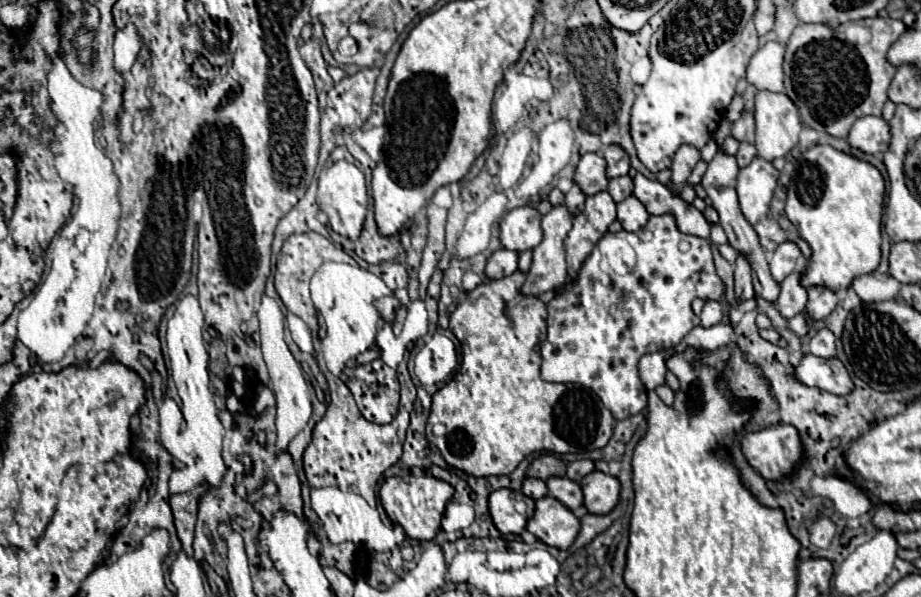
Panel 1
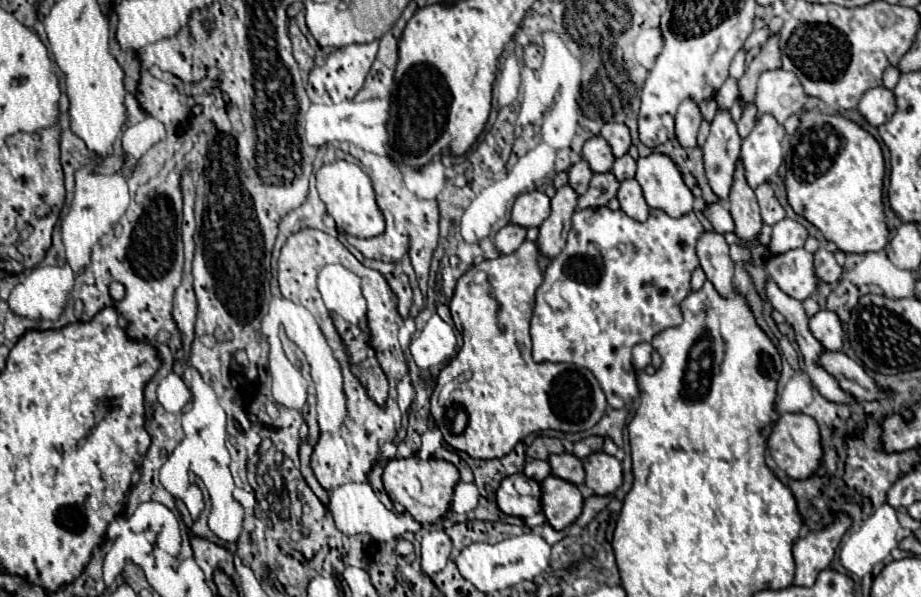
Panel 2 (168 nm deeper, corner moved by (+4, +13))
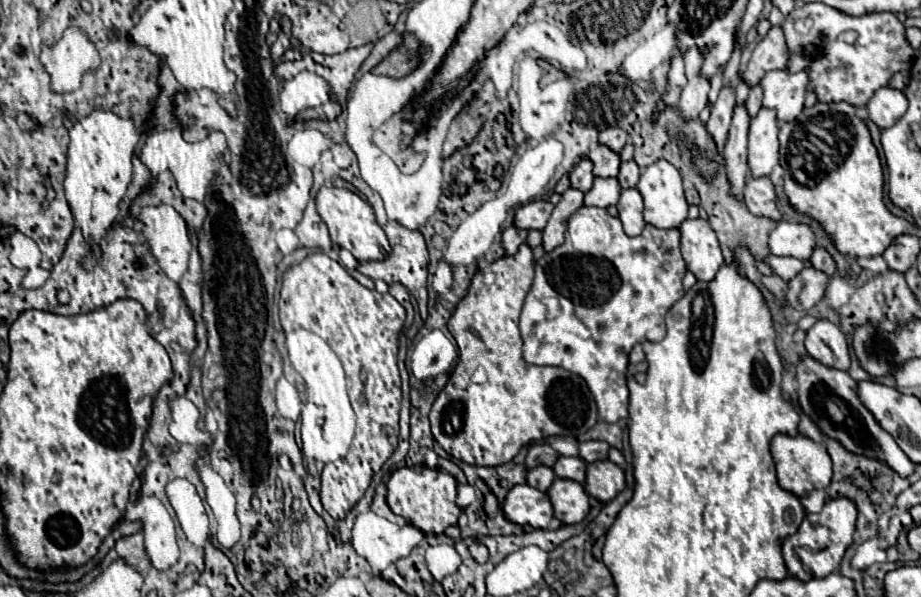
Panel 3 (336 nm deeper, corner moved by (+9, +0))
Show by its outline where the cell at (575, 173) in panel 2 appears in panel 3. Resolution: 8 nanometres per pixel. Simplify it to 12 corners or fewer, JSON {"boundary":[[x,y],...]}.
{"boundary":[[587,157],[569,173],[571,187],[589,191],[593,185],[593,163]]}

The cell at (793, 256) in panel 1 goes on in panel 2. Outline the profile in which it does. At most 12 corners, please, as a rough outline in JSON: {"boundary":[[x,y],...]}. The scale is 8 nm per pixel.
{"boundary":[[796,220],[772,226],[770,254],[802,248],[808,232]]}

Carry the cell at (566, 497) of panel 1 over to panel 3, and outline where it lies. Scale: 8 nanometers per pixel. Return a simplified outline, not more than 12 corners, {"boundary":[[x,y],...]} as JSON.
{"boundary":[[559,457],[553,465],[557,477],[585,481],[581,457]]}

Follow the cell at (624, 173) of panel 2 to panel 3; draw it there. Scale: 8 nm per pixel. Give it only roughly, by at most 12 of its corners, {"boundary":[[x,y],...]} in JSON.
{"boundary":[[631,159],[621,163],[617,179],[623,189],[637,185],[639,171]]}

